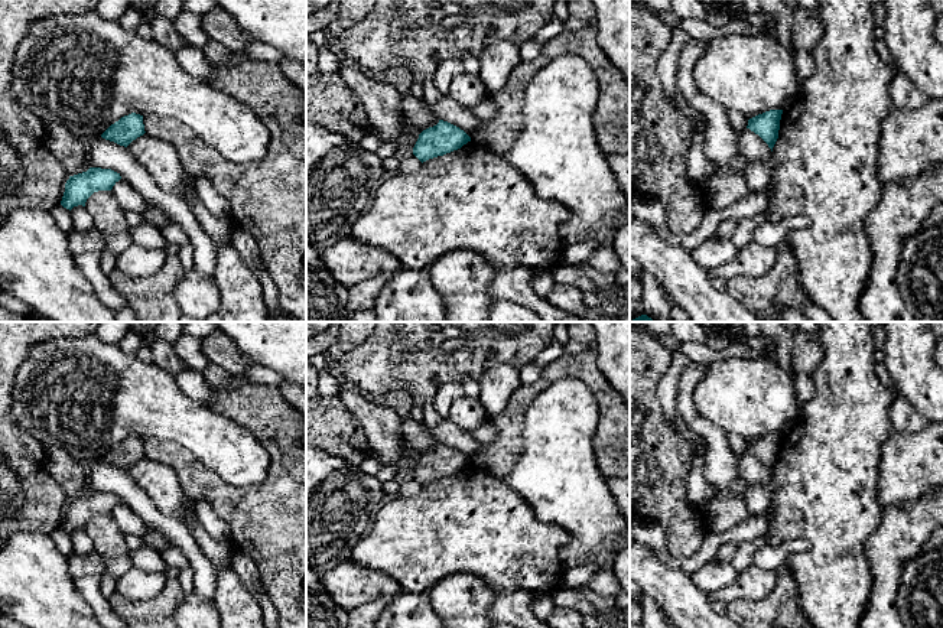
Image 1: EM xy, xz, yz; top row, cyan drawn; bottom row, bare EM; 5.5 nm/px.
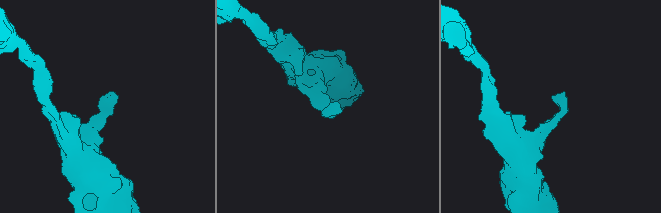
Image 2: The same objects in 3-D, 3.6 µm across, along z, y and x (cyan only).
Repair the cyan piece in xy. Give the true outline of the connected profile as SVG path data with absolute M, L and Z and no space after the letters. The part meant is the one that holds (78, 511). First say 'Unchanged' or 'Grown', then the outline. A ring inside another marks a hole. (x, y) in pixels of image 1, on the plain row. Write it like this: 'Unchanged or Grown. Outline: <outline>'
Unchanged. Outline: M90 491L87 495L69 500L61 528L66 533L82 528L98 514L111 514L121 502L120 497L111 492Z

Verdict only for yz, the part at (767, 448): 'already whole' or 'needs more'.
already whole

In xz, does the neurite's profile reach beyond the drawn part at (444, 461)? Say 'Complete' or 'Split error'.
Complete

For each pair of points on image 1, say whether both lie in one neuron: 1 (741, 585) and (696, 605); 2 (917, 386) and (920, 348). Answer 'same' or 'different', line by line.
1: different
2: same

